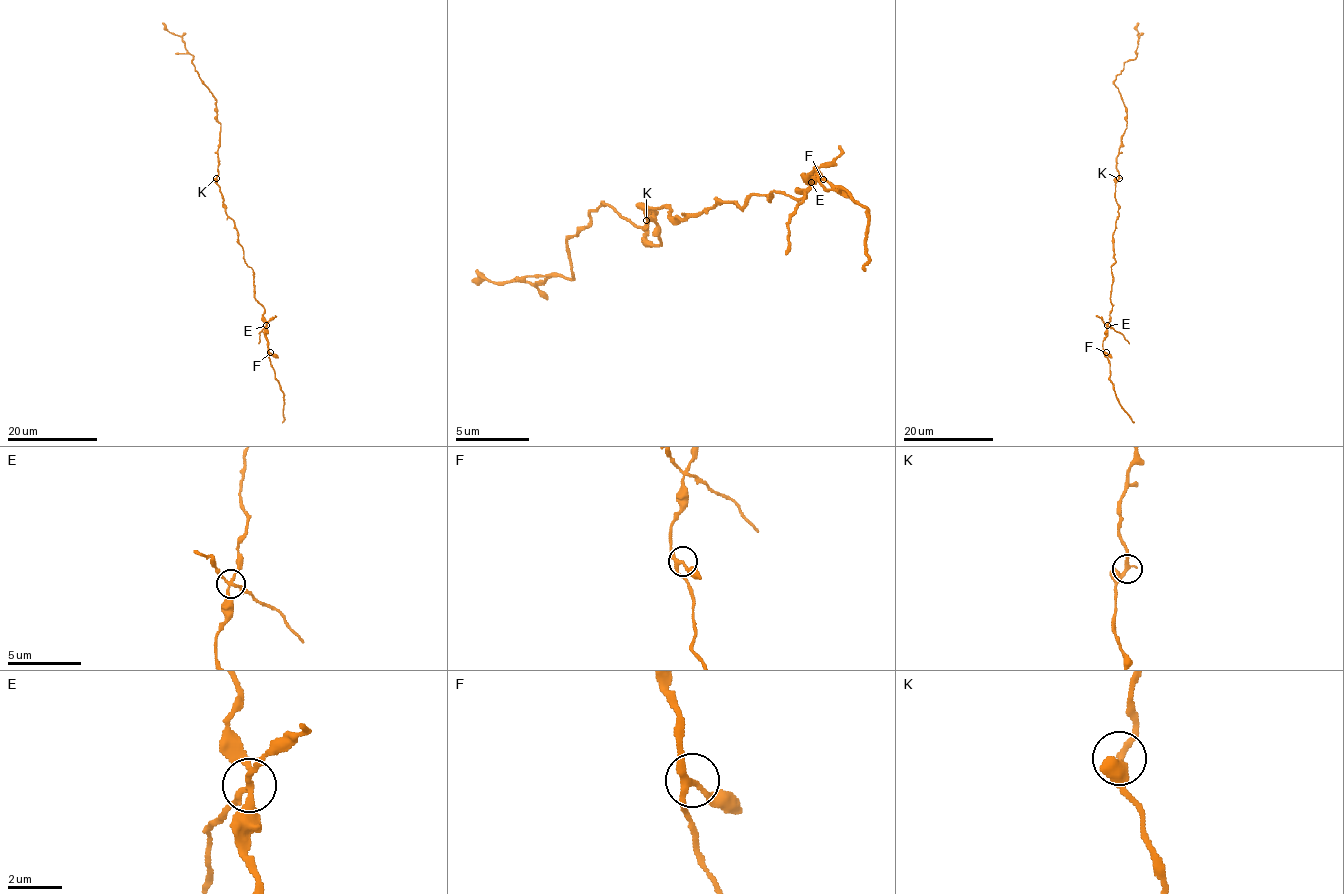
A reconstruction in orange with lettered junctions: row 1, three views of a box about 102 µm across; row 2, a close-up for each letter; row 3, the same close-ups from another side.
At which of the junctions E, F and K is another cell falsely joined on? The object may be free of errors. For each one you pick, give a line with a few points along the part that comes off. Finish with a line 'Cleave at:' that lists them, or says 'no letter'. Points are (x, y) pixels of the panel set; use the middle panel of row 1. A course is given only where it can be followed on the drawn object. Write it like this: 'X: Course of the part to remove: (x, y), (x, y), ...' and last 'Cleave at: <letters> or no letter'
E: Course of the part to remove: (812, 183), (789, 220), (786, 253)
Cleave at: E

